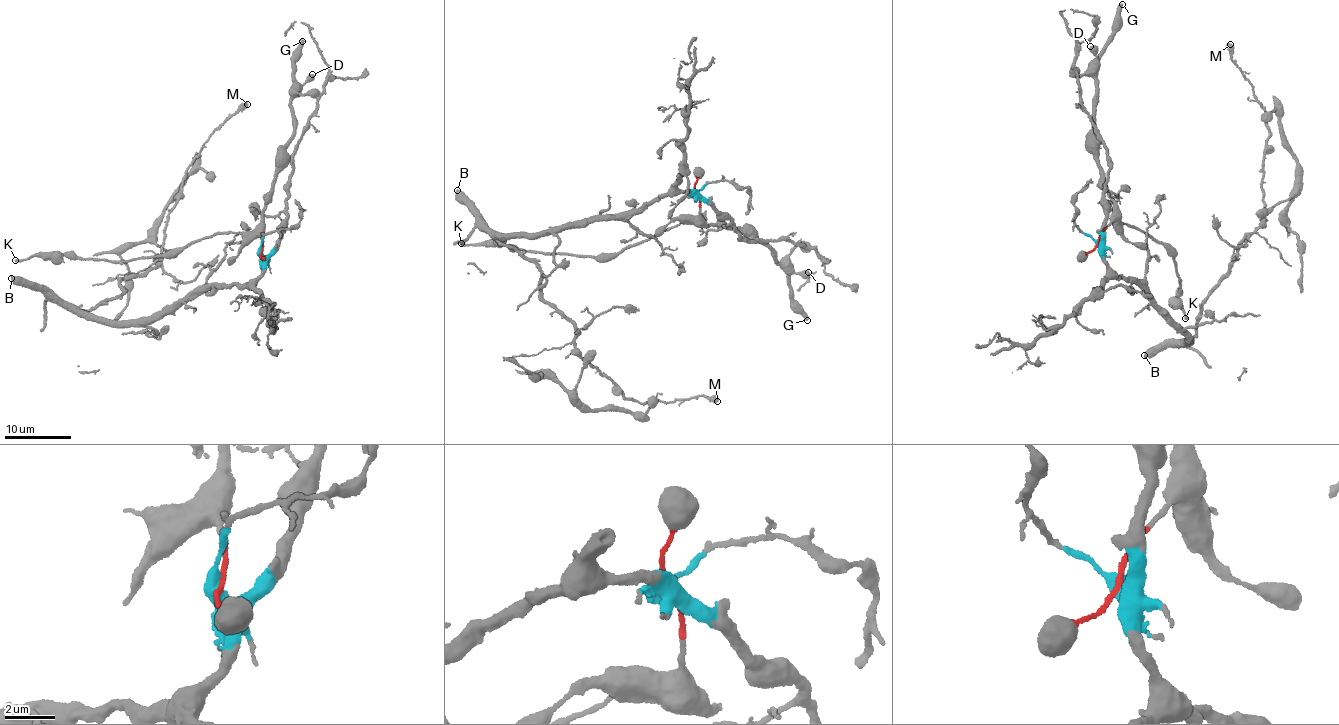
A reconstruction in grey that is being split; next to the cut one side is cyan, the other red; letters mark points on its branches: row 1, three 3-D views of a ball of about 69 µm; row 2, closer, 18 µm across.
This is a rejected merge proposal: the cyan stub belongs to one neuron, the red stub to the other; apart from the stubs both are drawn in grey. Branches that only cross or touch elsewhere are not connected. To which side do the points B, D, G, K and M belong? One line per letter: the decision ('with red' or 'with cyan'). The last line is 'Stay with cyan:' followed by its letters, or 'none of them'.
B: with cyan
D: with red
G: with red
K: with red
M: with cyan
Stay with cyan: B, M

